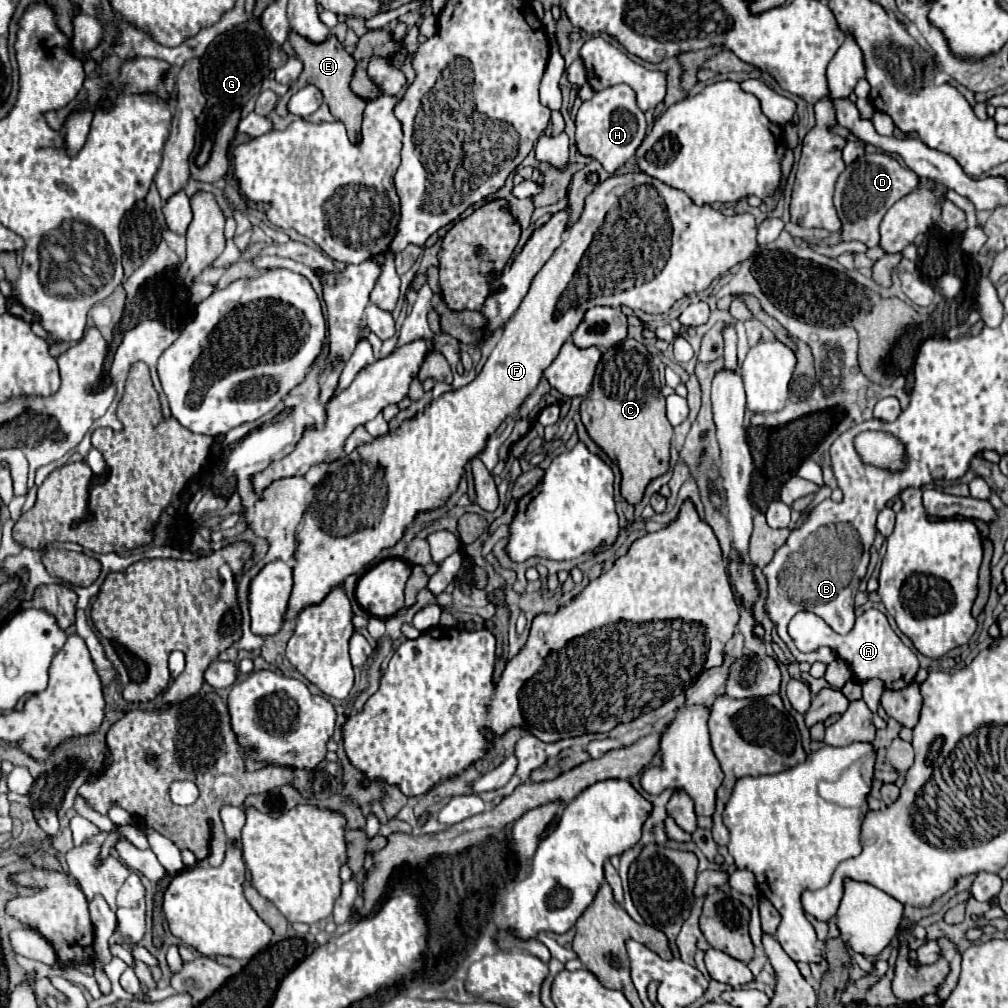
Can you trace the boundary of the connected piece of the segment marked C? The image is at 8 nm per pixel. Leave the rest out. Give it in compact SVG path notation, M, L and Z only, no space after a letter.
M625 339L603 353L593 387L581 403L581 421L589 437L607 453L621 471L621 497L629 505L643 499L645 487L669 471L669 445L673 427L665 415L659 371L647 347L635 339Z

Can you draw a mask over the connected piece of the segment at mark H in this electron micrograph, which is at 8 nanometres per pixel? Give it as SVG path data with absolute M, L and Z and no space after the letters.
M613 85L603 91L597 91L593 99L583 101L579 107L577 119L577 149L581 155L597 159L605 171L613 173L625 161L629 161L635 149L645 137L645 113L637 107L635 91L629 85Z

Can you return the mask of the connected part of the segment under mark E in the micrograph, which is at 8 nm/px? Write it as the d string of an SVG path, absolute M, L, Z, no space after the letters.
M291 31L289 33L289 43L293 45L297 57L305 65L303 73L299 77L299 87L309 85L309 83L319 87L323 97L325 97L325 103L331 109L331 115L347 127L349 139L357 141L359 139L359 129L361 129L361 115L363 115L363 109L365 109L367 103L361 97L357 97L349 87L349 83L353 79L353 73L355 73L355 59L343 49L343 45L337 41L335 35L329 35L325 43L313 43L307 37L301 37L299 33Z

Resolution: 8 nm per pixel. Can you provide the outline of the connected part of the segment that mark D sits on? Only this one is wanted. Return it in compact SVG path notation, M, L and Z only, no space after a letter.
M885 153L863 155L847 165L845 171L839 175L835 187L835 207L843 223L843 241L861 241L867 247L877 247L881 219L893 203L909 195L917 185L919 177L911 169L901 167L897 159Z

